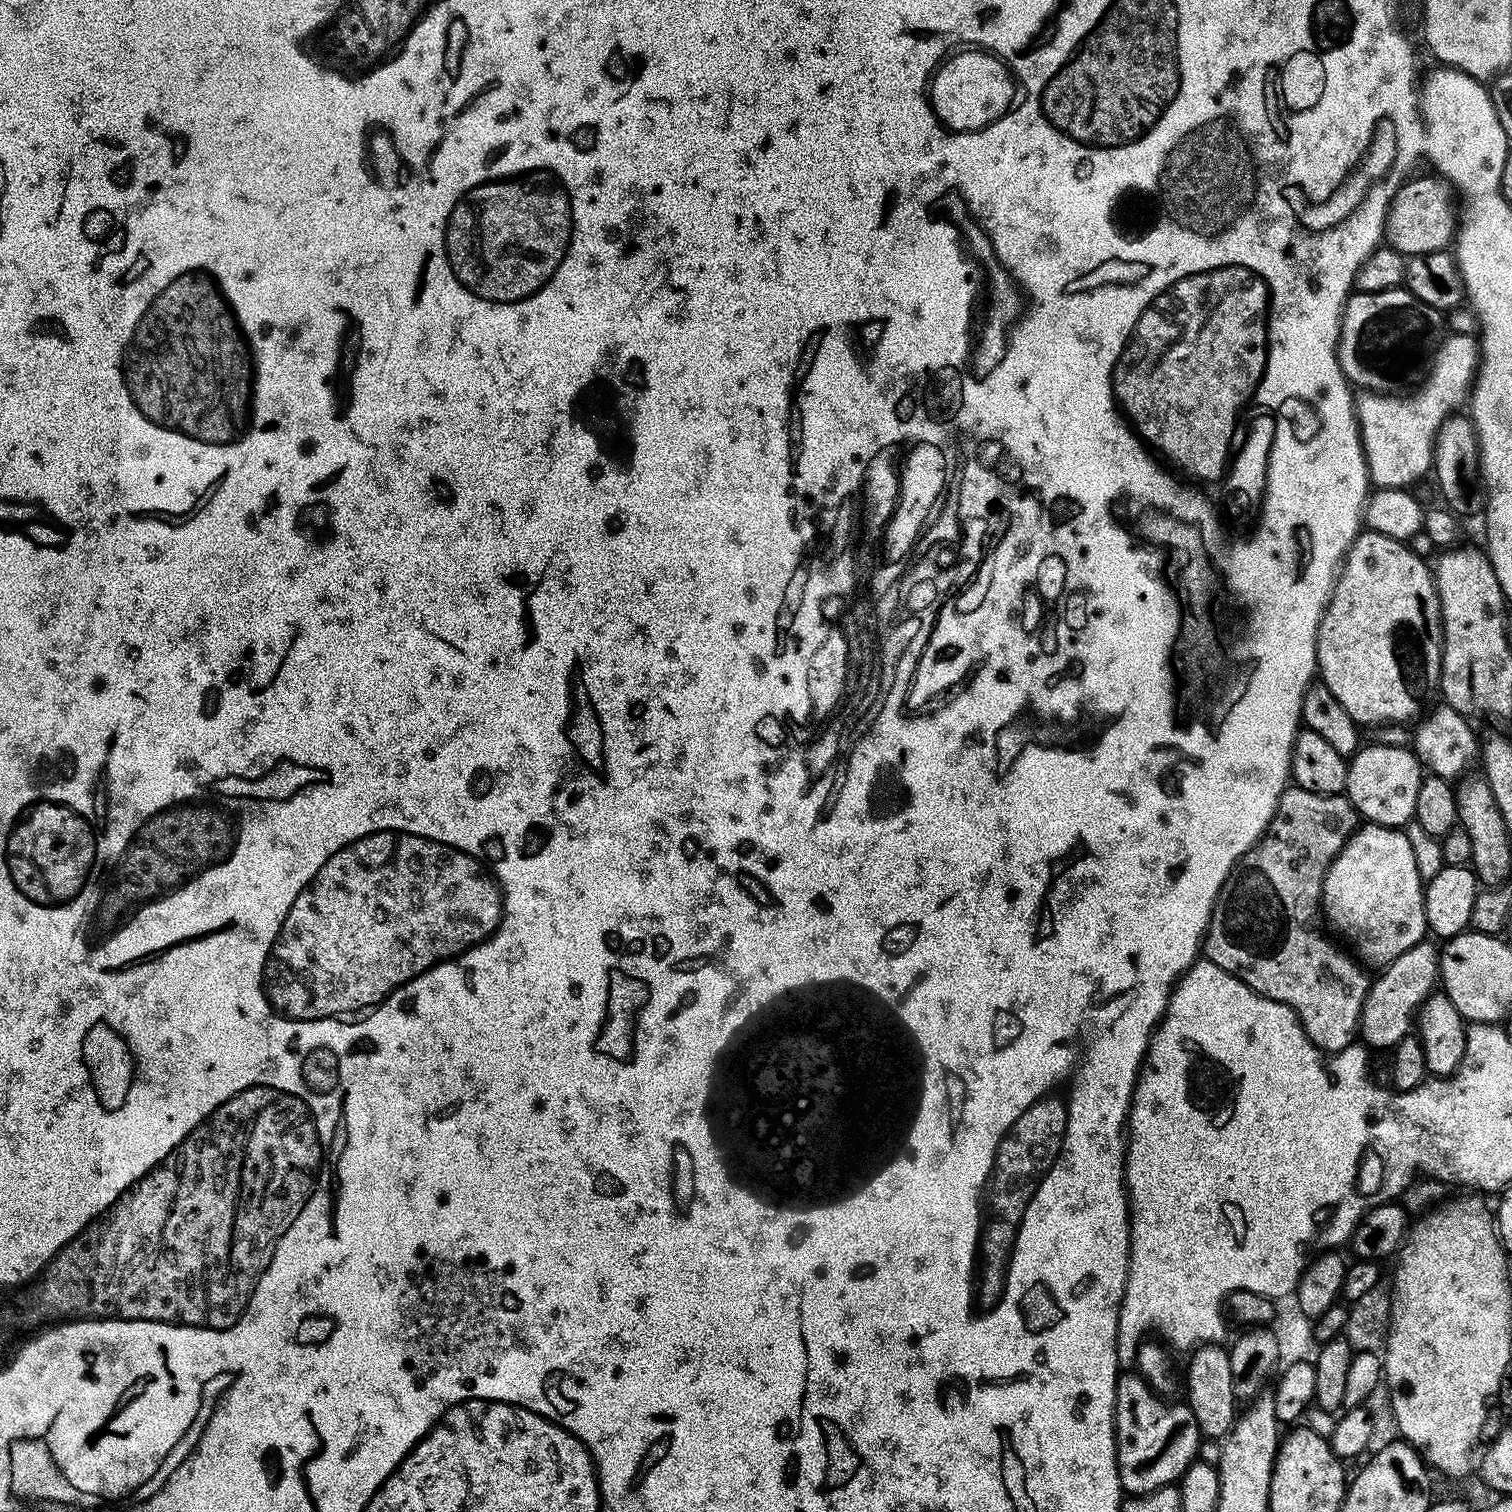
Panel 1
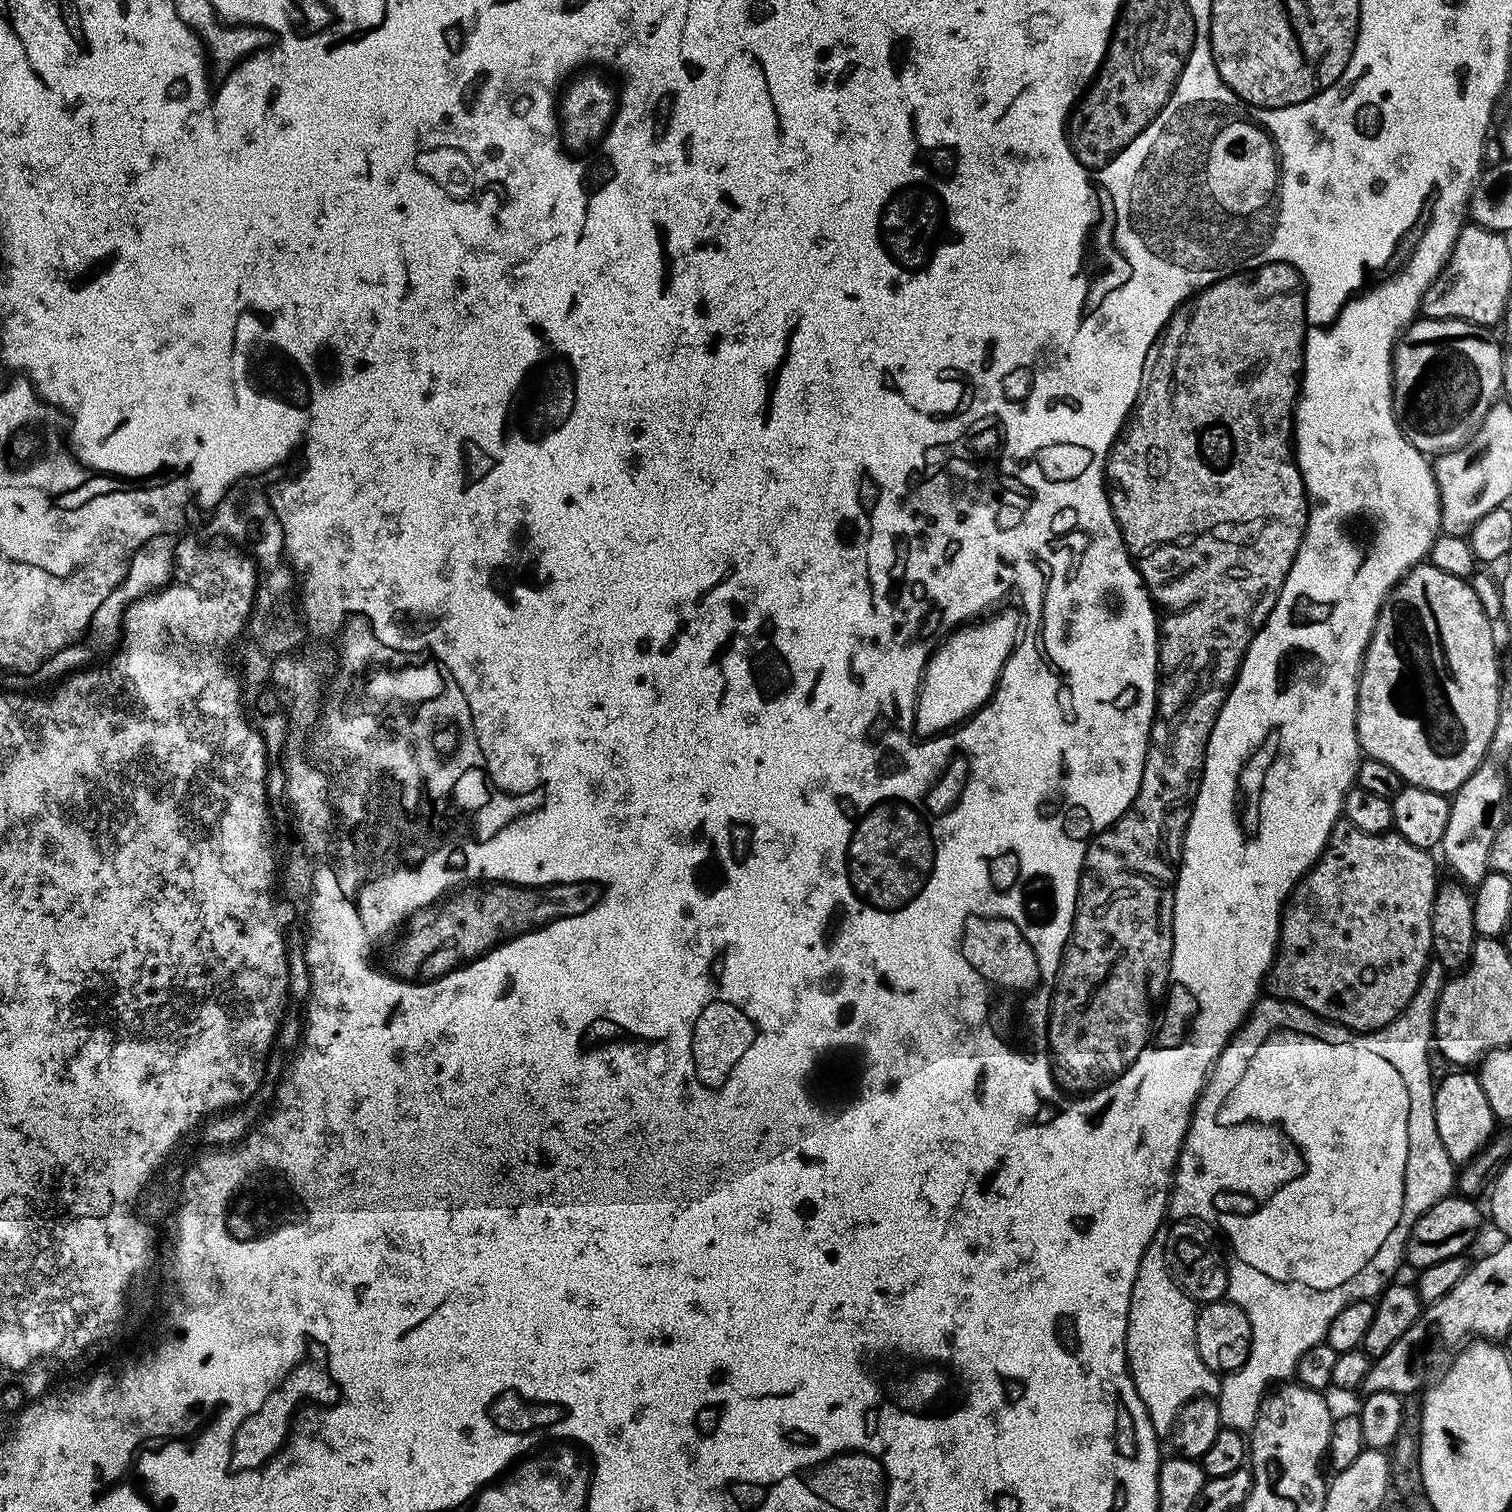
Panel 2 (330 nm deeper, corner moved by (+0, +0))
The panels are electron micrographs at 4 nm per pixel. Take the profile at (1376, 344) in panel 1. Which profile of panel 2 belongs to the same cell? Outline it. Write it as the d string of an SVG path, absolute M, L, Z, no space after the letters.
M1417 318L1404 329L1399 340L1396 341L1396 348L1392 351L1392 409L1396 415L1398 426L1412 445L1419 452L1425 454L1439 454L1441 452L1453 452L1471 440L1476 433L1480 423L1486 418L1486 414L1497 403L1502 392L1502 362L1504 361L1505 349L1500 348L1496 340L1491 340L1487 336L1485 329L1478 324L1471 324L1465 320L1430 320L1427 318Z

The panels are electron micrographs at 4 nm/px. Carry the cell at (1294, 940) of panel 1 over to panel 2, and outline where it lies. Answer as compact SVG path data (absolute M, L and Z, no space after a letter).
M1337 820L1315 866L1298 881L1284 903L1284 912L1280 916L1280 942L1276 949L1276 958L1266 977L1267 995L1277 1000L1300 1004L1323 1020L1341 1024L1343 1028L1350 1028L1353 1032L1374 1032L1377 1028L1385 1028L1390 1022L1394 1022L1394 1018L1398 1018L1402 1010L1406 1010L1410 998L1414 998L1421 978L1428 971L1428 962L1433 959L1432 907L1438 879L1436 880L1436 864L1432 861L1432 855L1431 851L1406 842L1406 838L1402 838L1395 831L1366 834L1366 830L1358 830L1358 826L1354 826L1349 820Z

